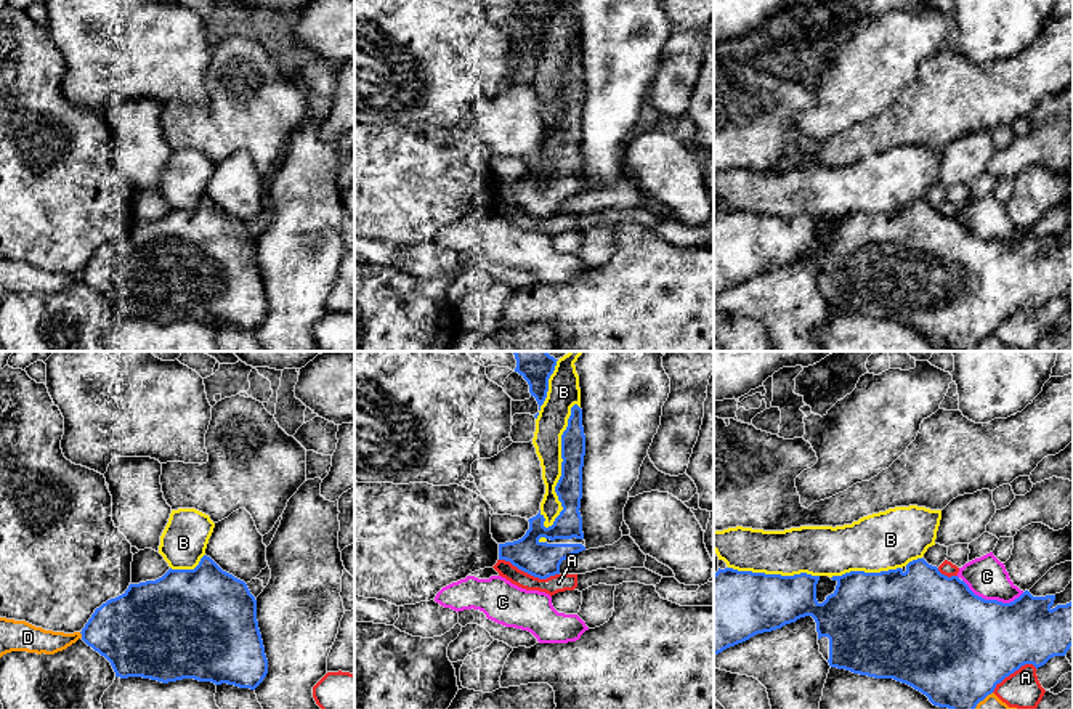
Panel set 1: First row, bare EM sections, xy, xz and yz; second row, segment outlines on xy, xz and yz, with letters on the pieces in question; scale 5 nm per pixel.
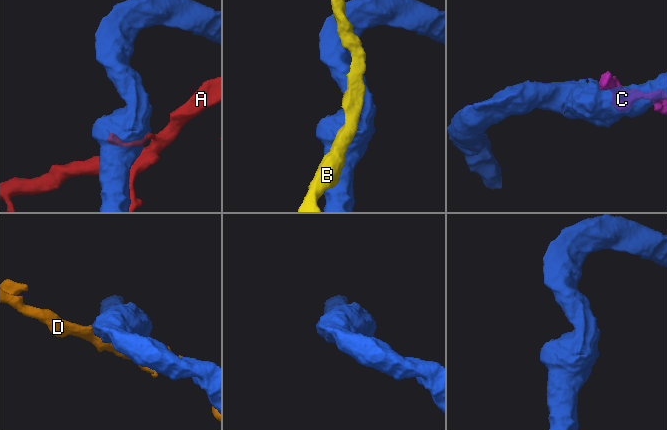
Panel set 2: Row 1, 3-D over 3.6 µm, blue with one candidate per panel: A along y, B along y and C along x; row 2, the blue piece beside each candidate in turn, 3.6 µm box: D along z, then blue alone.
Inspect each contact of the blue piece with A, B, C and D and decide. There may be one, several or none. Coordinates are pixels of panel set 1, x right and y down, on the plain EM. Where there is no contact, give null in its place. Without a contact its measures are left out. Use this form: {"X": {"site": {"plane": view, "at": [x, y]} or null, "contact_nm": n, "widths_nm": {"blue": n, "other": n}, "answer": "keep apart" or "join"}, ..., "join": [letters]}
{"A": {"site": {"plane": "xz", "at": [530, 214]}, "contact_nm": 320, "widths_nm": {"blue": 180, "other": 90}, "answer": "keep apart"}, "B": {"site": {"plane": "xz", "at": [562, 108]}, "contact_nm": 650, "widths_nm": {"blue": 130, "other": 160}, "answer": "keep apart"}, "C": {"site": {"plane": "yz", "at": [993, 241]}, "contact_nm": 320, "widths_nm": {"blue": 480, "other": 200}, "answer": "keep apart"}, "D": {"site": {"plane": "xy", "at": [82, 276]}, "contact_nm": 40, "widths_nm": {"blue": 380, "other": 130}, "answer": "keep apart"}, "join": []}

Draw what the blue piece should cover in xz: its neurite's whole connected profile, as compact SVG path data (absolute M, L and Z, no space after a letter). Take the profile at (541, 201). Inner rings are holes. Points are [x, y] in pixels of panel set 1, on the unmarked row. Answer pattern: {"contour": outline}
{"contour": "M574 45L568 67L561 75L561 117L555 127L563 151L549 168L544 167L545 159L539 151L536 157L528 160L529 170L521 180L499 184L499 201L510 202L534 218L547 220L560 215L563 201L585 191L579 152L584 96L582 50Z"}

